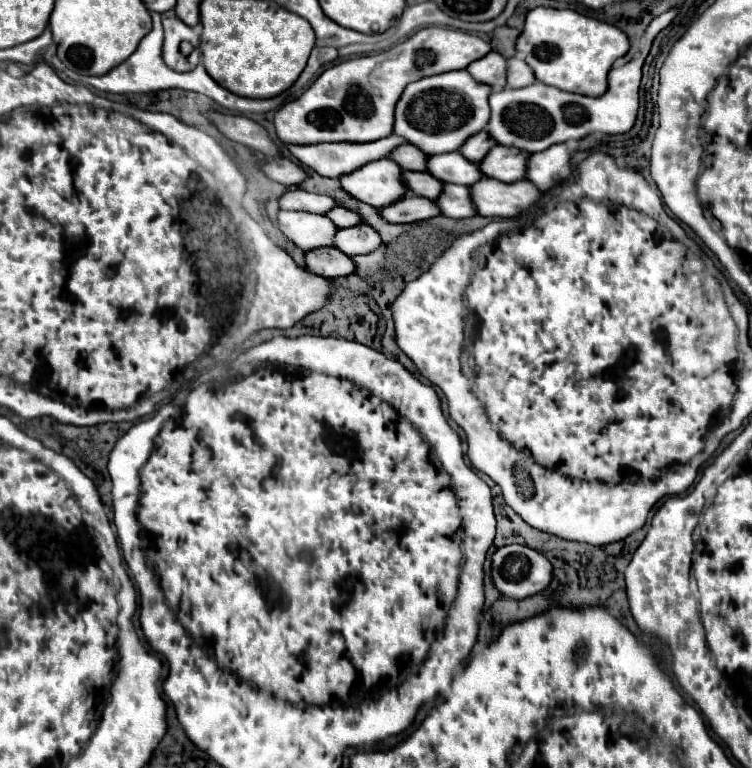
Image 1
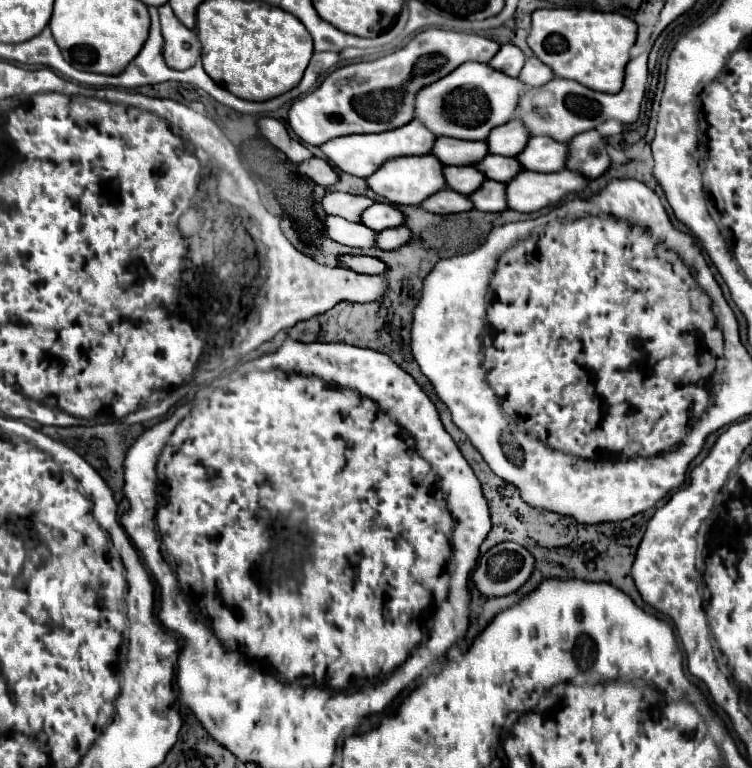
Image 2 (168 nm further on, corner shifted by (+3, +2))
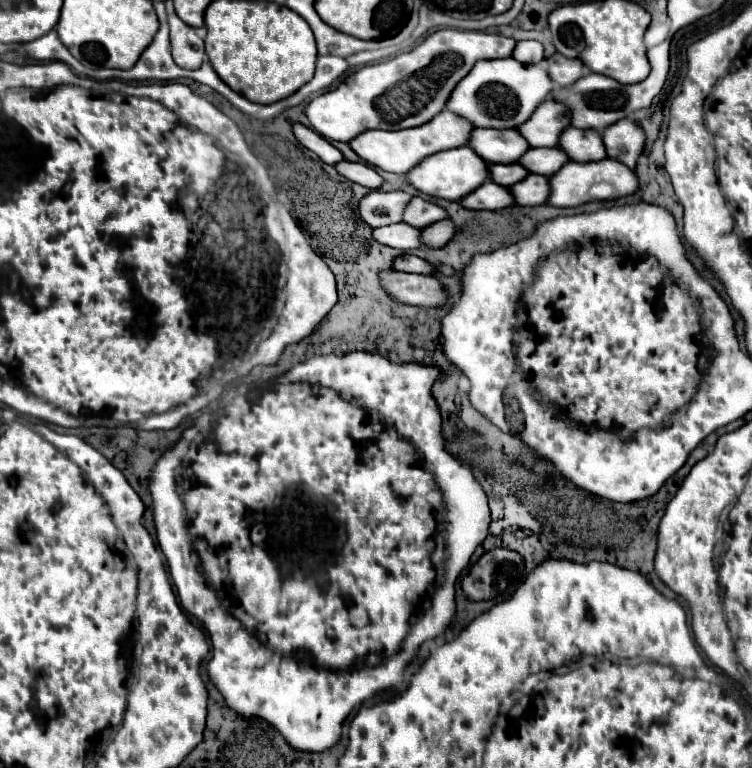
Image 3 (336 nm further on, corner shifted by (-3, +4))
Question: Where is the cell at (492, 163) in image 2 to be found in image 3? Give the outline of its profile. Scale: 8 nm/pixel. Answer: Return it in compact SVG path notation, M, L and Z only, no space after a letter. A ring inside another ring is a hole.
M530 148L522 158L520 164L526 166L526 170L532 170L532 174L556 174L556 172L536 172L536 170L560 170L570 158L564 156L558 148Z

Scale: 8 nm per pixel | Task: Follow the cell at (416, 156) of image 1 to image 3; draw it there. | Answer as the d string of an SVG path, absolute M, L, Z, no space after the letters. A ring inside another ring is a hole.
M476 128L470 136L470 148L490 164L518 162L520 156L524 156L524 152L530 150L528 142L520 138L518 128L512 130Z

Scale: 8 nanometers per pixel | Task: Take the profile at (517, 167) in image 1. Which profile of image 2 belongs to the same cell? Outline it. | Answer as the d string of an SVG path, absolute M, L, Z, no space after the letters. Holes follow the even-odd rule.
M530 138L526 148L514 156L524 170L530 172L560 172L564 168L566 144L558 144L552 138Z

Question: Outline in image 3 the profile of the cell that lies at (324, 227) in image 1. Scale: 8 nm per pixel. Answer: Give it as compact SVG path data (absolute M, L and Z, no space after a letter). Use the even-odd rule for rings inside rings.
M404 222L372 230L372 236L376 236L376 242L382 242L382 244L398 248L398 250L416 250L416 248L422 248L420 234L422 234L420 228L408 226Z

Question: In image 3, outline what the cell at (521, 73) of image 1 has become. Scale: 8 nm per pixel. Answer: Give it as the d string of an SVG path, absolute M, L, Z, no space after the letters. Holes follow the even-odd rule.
M558 52L544 60L544 68L548 70L550 78L560 86L572 86L572 82L576 82L576 78L586 74L580 58L566 58L564 54L560 56Z

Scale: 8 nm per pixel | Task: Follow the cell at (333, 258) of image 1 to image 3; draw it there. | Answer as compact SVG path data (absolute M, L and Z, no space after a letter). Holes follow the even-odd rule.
M404 254L404 256L396 258L394 270L416 272L416 274L434 274L434 266L428 260L418 258L418 256L410 256L410 254Z

